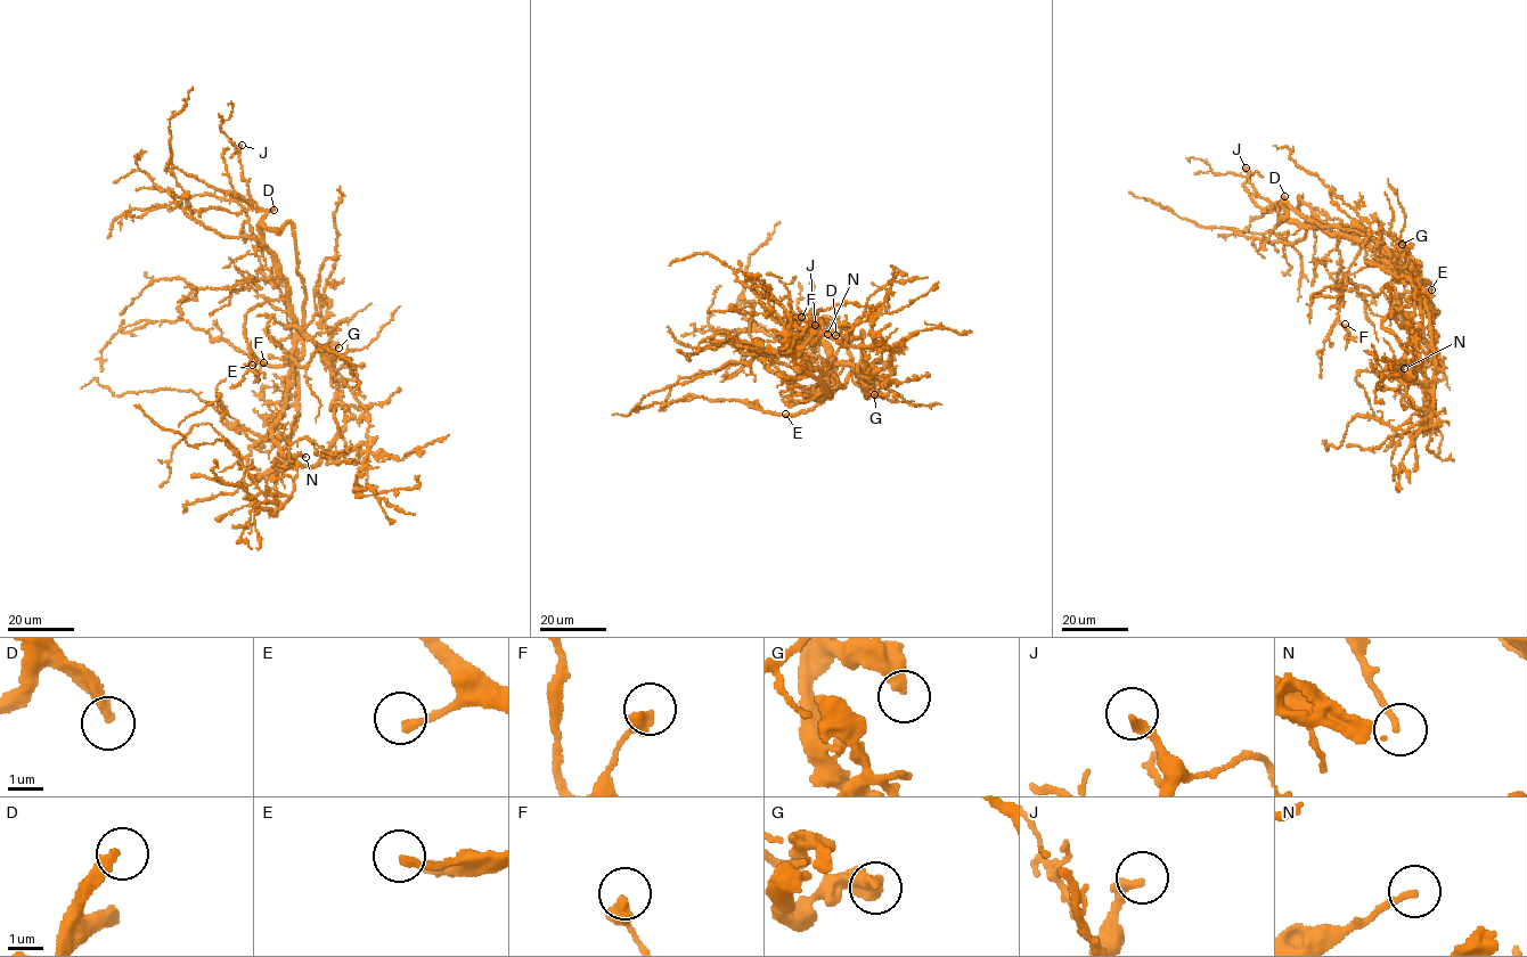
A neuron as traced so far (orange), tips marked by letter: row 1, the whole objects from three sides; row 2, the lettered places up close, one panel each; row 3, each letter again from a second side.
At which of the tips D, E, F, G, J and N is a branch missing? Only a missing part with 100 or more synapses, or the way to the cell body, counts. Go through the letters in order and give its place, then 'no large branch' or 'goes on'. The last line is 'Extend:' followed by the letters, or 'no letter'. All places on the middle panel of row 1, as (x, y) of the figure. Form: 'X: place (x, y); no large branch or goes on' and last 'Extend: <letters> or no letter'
D: place (835, 335); goes on
E: place (785, 414); no large branch
F: place (801, 317); no large branch
G: place (874, 394); no large branch
J: place (815, 325); no large branch
N: place (827, 334); no large branch
Extend: D

